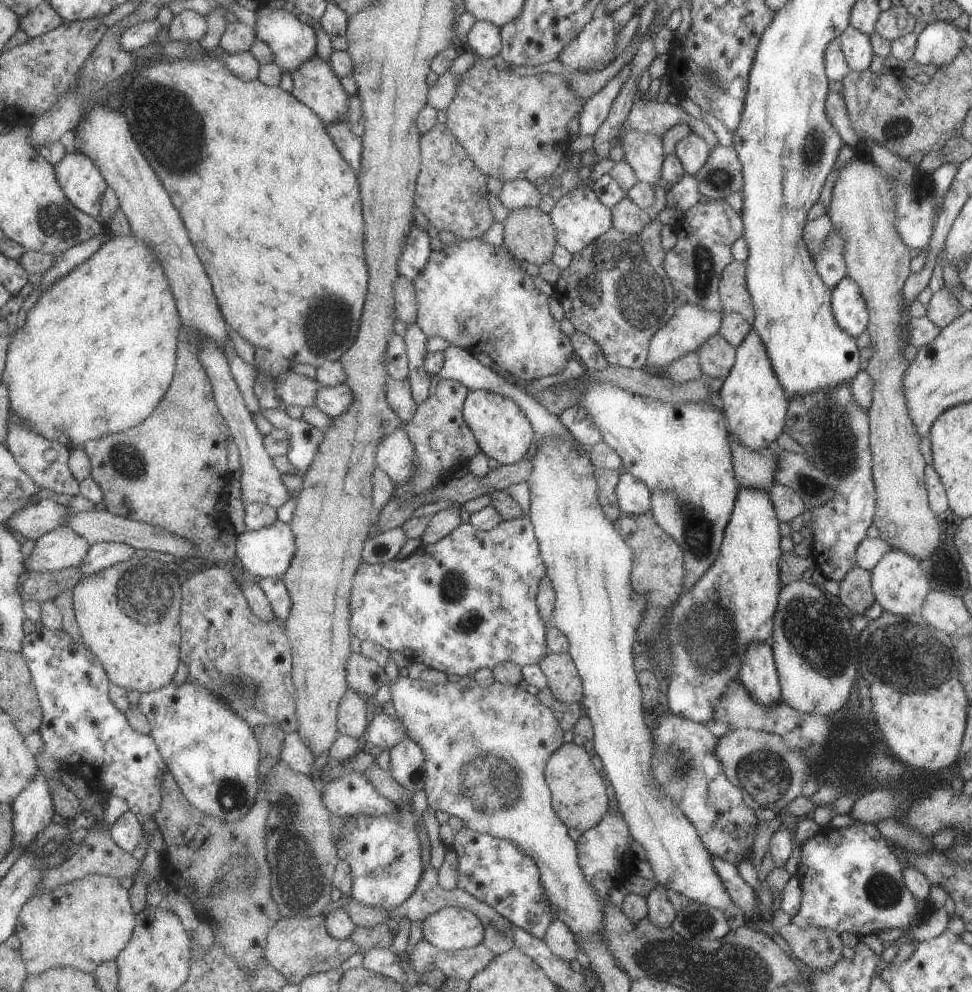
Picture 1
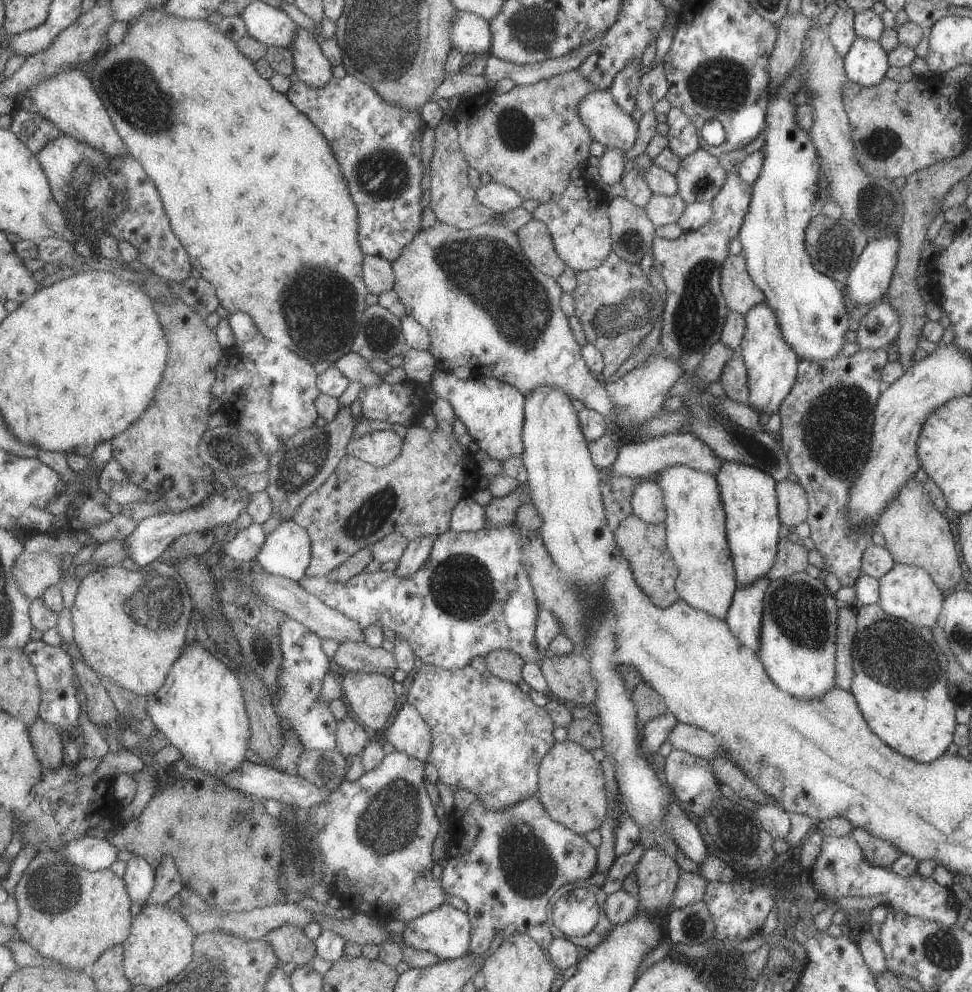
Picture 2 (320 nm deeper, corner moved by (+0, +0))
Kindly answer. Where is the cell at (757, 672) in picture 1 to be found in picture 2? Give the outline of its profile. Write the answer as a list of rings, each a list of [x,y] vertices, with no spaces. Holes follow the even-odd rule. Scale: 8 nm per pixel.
[[[761,576],[753,584],[745,584],[745,588],[736,588],[724,619],[739,646],[753,654],[759,652],[762,601],[769,582],[766,576]]]

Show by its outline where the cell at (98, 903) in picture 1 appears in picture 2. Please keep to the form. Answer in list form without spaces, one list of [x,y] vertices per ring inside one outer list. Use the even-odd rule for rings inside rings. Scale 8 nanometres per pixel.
[[[42,849],[37,858],[25,870],[23,878],[17,886],[17,901],[20,918],[16,924],[22,940],[37,948],[43,956],[61,962],[64,968],[79,970],[97,962],[100,956],[111,948],[123,945],[132,936],[133,910],[132,897],[128,885],[121,876],[113,870],[89,871],[73,865],[67,858],[61,857],[61,852],[55,849]]]

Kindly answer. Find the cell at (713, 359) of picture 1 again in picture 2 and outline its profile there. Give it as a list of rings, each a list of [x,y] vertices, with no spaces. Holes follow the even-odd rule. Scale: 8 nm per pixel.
[[[739,352],[734,353],[725,362],[719,382],[730,400],[735,400],[740,404],[748,404],[747,372]]]

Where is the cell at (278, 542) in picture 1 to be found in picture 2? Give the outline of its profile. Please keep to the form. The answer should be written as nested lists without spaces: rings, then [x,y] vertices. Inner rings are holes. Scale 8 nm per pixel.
[[[292,520],[268,534],[268,540],[256,559],[264,571],[301,581],[312,564],[312,538],[307,529]]]

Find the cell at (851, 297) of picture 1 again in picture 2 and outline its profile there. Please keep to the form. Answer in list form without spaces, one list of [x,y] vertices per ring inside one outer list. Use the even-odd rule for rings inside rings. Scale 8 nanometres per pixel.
[[[897,233],[866,242],[857,262],[849,270],[845,285],[841,286],[856,307],[872,303],[886,295],[897,262],[897,250]]]

